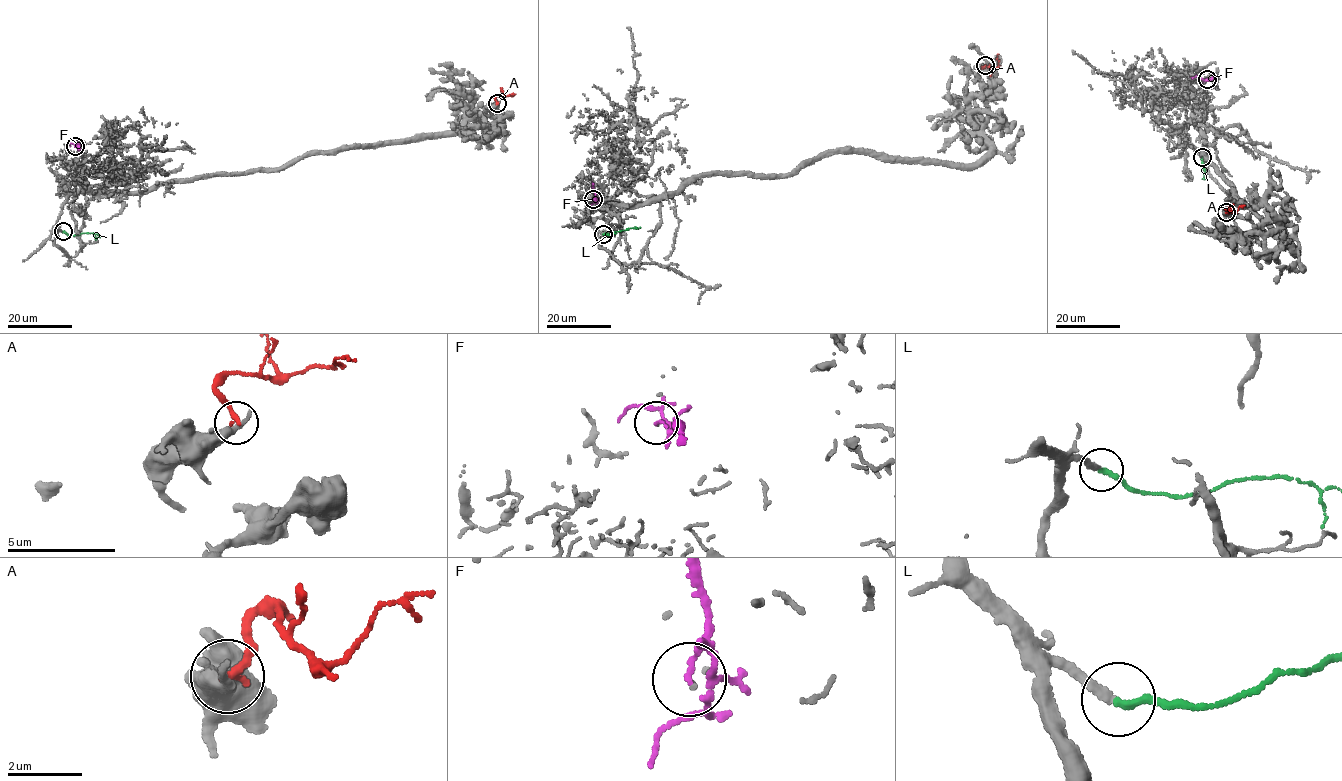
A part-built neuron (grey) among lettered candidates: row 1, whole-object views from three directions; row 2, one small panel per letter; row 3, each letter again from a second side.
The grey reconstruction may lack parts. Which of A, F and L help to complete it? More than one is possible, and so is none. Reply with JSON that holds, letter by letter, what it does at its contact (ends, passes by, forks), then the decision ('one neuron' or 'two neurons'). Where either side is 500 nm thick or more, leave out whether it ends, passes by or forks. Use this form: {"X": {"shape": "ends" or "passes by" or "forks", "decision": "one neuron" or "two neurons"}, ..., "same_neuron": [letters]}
{"A": {"decision": "two neurons"}, "F": {"shape": "ends", "decision": "two neurons"}, "L": {"shape": "ends", "decision": "one neuron"}, "same_neuron": ["L"]}

